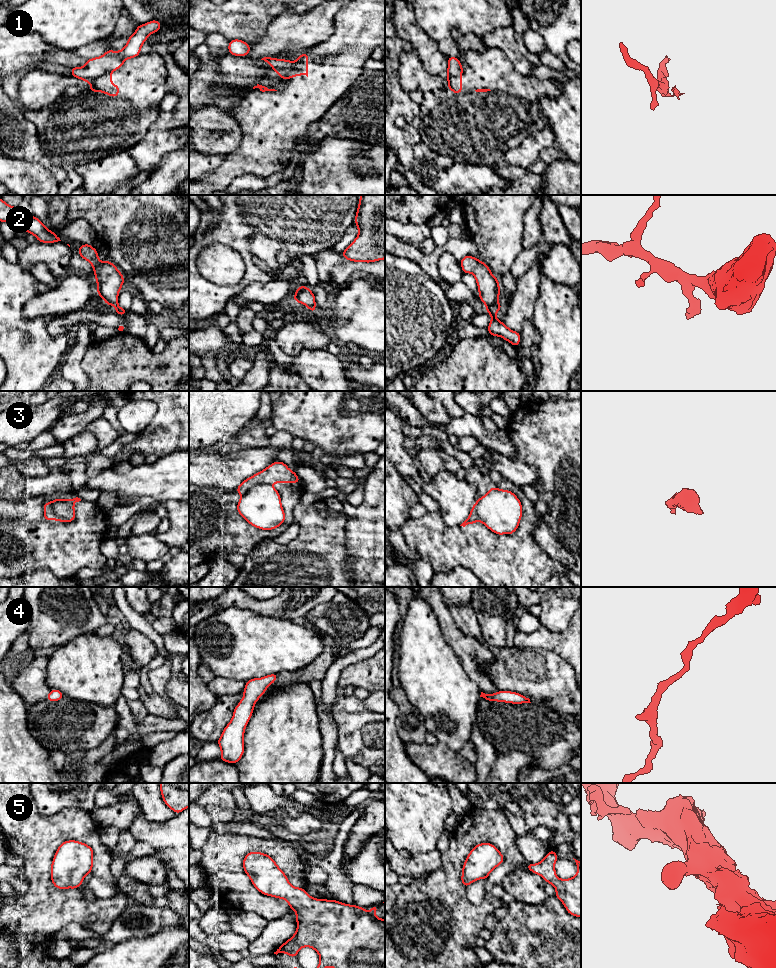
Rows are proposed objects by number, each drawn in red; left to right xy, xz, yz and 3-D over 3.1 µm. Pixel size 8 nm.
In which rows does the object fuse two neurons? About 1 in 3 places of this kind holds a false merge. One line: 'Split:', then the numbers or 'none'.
Split: 1, 3

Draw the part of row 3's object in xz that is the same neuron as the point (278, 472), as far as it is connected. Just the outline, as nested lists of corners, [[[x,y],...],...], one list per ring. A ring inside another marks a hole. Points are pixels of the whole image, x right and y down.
[[[276,461],[264,470],[244,480],[237,487],[236,492],[243,496],[249,489],[258,484],[300,482],[296,472],[290,470],[285,463]]]

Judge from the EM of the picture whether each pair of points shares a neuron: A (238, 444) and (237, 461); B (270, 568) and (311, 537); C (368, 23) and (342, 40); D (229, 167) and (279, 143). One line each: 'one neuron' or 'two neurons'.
A: two neurons
B: one neuron
C: one neuron
D: one neuron

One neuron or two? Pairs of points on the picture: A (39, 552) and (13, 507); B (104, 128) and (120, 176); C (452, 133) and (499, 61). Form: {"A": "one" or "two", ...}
{"A": "two", "B": "two", "C": "one"}

